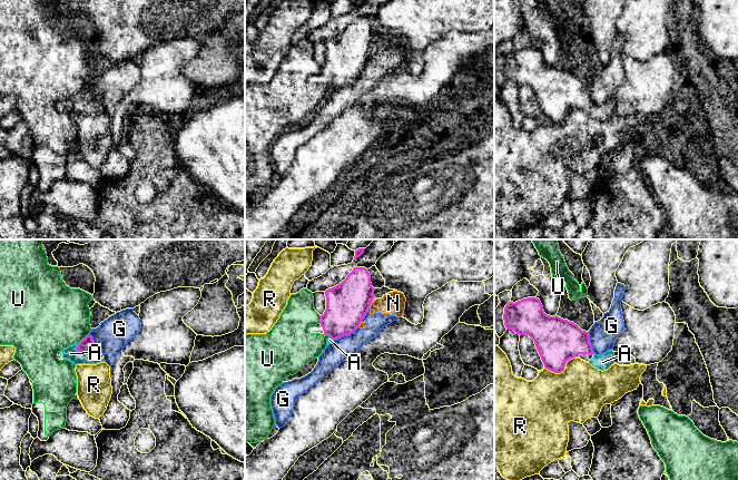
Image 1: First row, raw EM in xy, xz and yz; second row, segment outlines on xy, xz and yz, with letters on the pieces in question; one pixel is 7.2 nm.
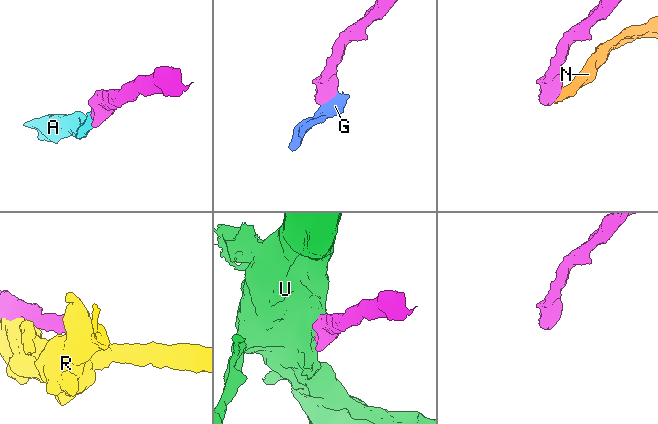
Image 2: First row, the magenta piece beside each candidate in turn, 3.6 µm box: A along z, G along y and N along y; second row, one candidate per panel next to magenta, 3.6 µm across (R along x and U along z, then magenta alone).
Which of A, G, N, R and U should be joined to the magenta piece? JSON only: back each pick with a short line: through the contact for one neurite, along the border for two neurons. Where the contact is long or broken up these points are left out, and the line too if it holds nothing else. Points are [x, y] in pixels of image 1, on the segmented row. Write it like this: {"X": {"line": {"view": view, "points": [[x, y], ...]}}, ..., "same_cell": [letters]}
{"A": {"line": {"view": "xy", "points": [[87, 345], [78, 352], [70, 353]]}}, "same_cell": ["A"]}

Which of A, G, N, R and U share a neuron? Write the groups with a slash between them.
A / G N / R / U

